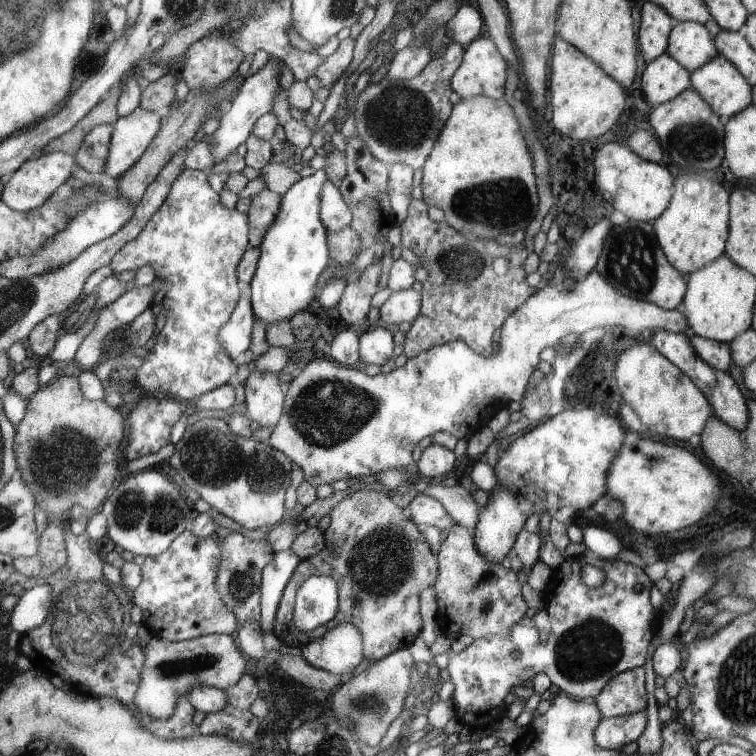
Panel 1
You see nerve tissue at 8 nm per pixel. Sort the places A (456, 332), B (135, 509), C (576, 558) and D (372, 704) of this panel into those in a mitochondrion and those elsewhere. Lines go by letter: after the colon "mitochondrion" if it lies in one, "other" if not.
A: other
B: mitochondrion
C: other
D: mitochondrion

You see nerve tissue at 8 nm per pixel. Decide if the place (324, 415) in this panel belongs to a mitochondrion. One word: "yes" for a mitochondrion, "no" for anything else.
yes

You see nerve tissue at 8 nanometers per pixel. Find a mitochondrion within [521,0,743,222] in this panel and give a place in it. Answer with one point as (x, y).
(707, 128)

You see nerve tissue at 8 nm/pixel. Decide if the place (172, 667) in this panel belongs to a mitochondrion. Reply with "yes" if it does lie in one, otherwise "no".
yes

